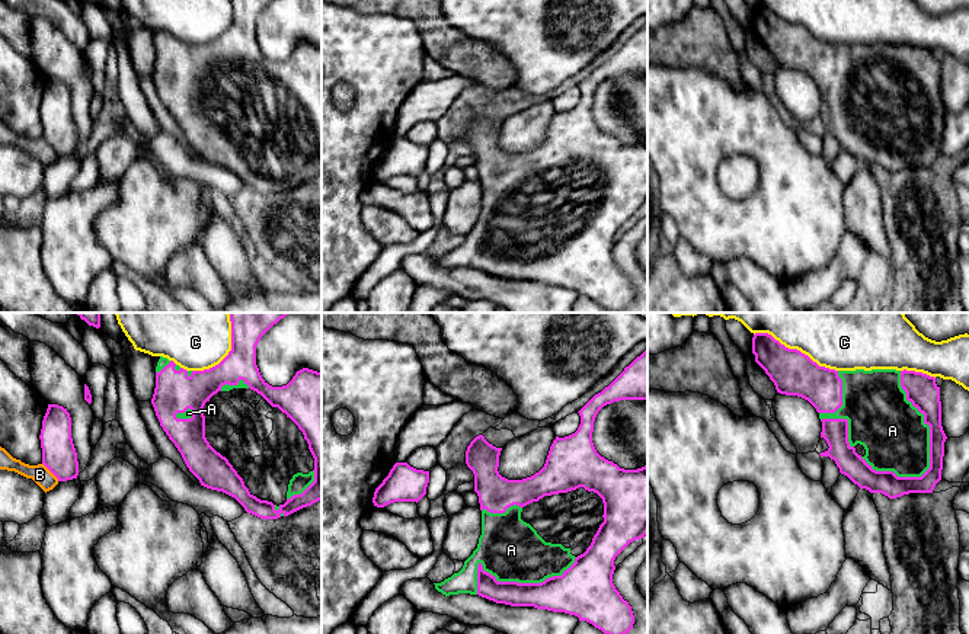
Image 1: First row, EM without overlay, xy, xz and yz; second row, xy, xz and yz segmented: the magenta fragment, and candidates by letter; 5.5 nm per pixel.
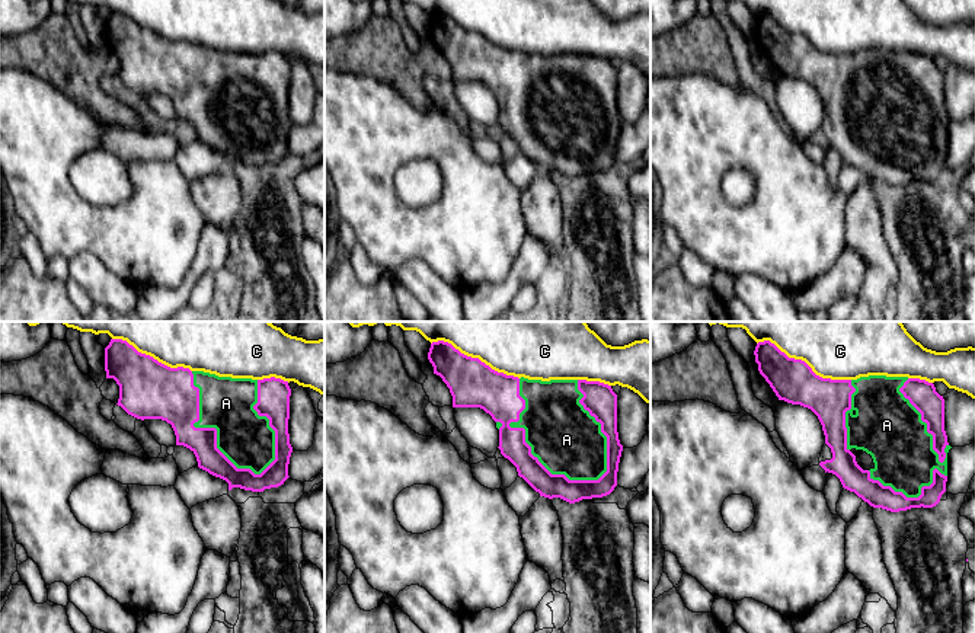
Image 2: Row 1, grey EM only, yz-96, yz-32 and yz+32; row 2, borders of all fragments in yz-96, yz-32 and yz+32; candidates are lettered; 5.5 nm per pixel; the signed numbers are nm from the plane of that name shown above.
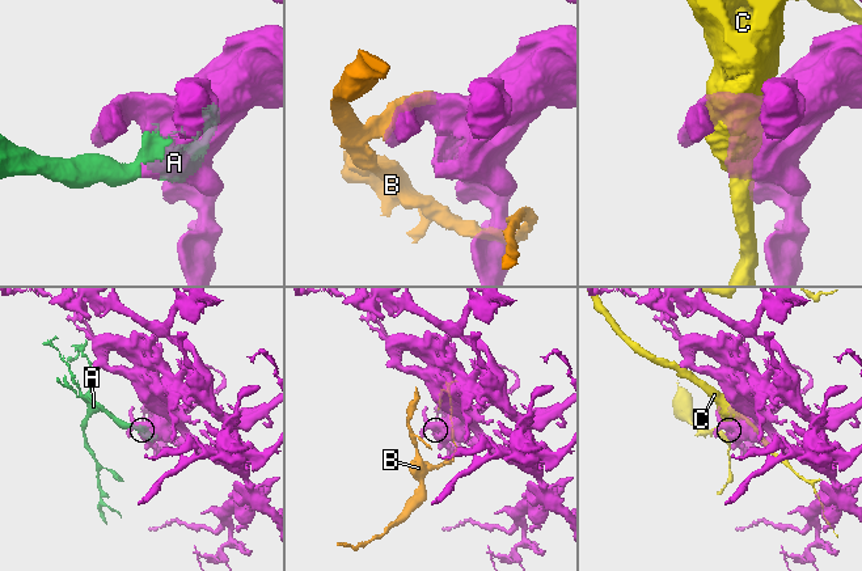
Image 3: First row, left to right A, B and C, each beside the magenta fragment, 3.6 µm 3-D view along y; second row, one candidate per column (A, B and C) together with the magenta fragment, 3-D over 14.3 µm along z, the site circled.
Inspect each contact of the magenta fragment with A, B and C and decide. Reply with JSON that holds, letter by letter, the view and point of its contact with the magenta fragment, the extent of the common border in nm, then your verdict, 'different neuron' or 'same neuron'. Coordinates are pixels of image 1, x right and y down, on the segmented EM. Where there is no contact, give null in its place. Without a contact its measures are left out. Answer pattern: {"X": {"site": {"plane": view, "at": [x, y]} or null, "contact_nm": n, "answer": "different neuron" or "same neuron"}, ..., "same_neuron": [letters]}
{"A": {"site": {"plane": "yz", "at": [927, 423]}, "contact_nm": 600, "answer": "same neuron"}, "B": {"site": {"plane": "xy", "at": [50, 470]}, "contact_nm": 140, "answer": "different neuron"}, "C": {"site": {"plane": "yz", "at": [796, 349]}, "contact_nm": 500, "answer": "different neuron"}, "same_neuron": ["A"]}

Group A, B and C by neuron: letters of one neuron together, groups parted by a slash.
A / B / C

